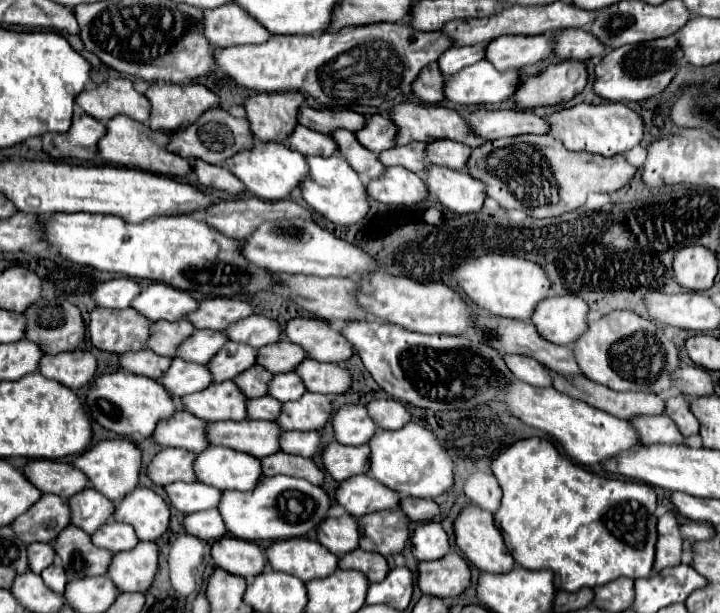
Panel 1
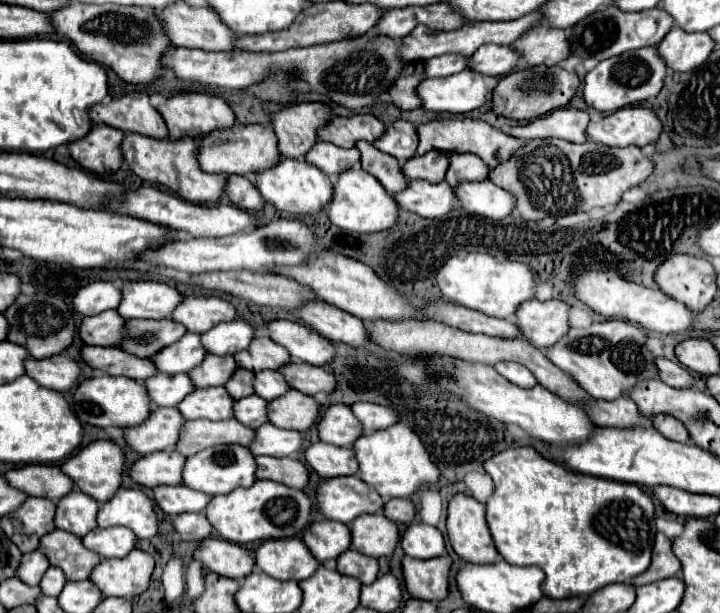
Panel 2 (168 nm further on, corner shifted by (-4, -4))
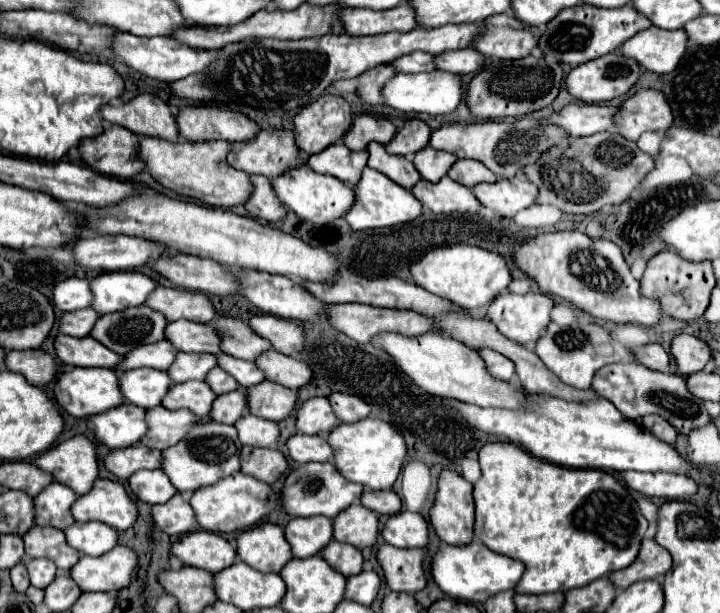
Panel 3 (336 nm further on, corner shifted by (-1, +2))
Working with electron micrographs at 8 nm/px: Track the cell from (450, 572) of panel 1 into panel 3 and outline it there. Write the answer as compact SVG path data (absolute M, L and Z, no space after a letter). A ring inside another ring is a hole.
M380 544L376 552L376 560L384 570L384 582L390 590L416 594L426 586L422 548L402 550L390 544Z

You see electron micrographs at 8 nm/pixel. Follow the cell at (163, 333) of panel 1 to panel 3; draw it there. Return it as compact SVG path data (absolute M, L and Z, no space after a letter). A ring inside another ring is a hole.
M142 304L100 316L90 336L112 352L126 354L136 346L162 340L166 324L168 320L160 312L152 312L152 308Z

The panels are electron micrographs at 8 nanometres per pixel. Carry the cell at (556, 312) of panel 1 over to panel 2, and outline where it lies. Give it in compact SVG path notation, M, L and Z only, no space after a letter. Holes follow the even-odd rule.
M531 300L519 306L515 322L533 346L549 348L569 332L569 310L571 306L563 300Z

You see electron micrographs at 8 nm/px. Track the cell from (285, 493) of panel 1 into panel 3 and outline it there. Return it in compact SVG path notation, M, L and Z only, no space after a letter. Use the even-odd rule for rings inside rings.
M236 472L224 480L218 480L216 484L198 488L190 498L190 506L194 510L194 516L196 516L196 522L200 524L200 528L204 528L208 532L242 532L242 530L248 530L248 528L256 526L258 522L262 522L262 518L266 514L270 514L274 508L278 508L280 494L274 492L272 486L268 486L256 478Z

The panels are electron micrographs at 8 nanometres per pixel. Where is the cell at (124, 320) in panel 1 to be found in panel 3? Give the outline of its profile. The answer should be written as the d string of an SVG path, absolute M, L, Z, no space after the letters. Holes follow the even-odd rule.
M82 308L82 310L74 310L74 312L64 312L62 318L60 318L60 326L58 330L62 334L68 334L68 336L76 336L76 338L82 338L82 336L88 336L92 326L96 324L98 320L98 314L92 310L92 308Z

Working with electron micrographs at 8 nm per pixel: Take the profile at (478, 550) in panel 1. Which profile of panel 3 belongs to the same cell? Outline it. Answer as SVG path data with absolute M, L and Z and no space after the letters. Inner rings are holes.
M442 470L438 478L438 490L434 498L434 506L430 508L430 524L438 538L446 544L468 544L474 538L474 500L472 500L472 484L468 484L458 472Z

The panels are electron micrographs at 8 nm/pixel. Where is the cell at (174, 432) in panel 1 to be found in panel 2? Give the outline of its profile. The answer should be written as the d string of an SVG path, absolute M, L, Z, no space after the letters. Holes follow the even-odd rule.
M155 408L139 430L125 430L127 444L139 454L153 454L173 448L179 442L185 418L177 408Z

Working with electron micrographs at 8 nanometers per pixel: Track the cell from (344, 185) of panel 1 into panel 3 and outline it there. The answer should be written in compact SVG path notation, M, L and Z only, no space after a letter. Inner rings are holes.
M364 168L364 180L360 178L360 184L354 186L356 192L356 204L350 208L350 212L346 214L346 222L350 224L352 230L368 230L368 228L386 228L386 226L394 226L394 224L404 224L404 222L412 222L418 216L424 214L422 202L416 200L416 196L406 190L400 188L396 182L392 182L388 176Z

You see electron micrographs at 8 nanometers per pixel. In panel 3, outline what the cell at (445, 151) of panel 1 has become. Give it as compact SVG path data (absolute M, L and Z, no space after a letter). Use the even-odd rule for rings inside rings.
M458 160L458 162L450 168L448 176L450 176L454 182L458 182L458 184L462 184L462 186L466 186L466 188L474 188L476 184L496 182L496 180L498 180L498 176L496 176L494 172L488 172L488 168L484 168L484 164L480 164L480 162L476 162L476 160Z

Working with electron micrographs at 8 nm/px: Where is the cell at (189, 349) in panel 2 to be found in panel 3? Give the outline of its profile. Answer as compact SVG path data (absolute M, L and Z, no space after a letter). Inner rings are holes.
M160 340L154 344L144 344L140 348L134 348L132 352L128 352L120 364L114 368L116 372L126 372L126 370L134 370L134 368L156 368L156 370L168 370L172 360L176 358L176 348L172 348L172 344L168 344L168 340Z

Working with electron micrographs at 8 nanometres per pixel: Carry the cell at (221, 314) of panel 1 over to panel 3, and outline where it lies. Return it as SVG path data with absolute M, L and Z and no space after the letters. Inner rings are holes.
M158 286L154 292L150 292L146 306L164 314L166 320L170 322L184 318L208 324L218 316L206 294L188 292L180 288L166 288L166 286Z

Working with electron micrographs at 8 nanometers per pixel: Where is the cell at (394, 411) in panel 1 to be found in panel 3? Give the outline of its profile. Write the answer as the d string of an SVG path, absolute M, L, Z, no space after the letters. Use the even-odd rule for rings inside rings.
M330 394L328 402L340 422L358 422L370 414L368 404L352 394Z

